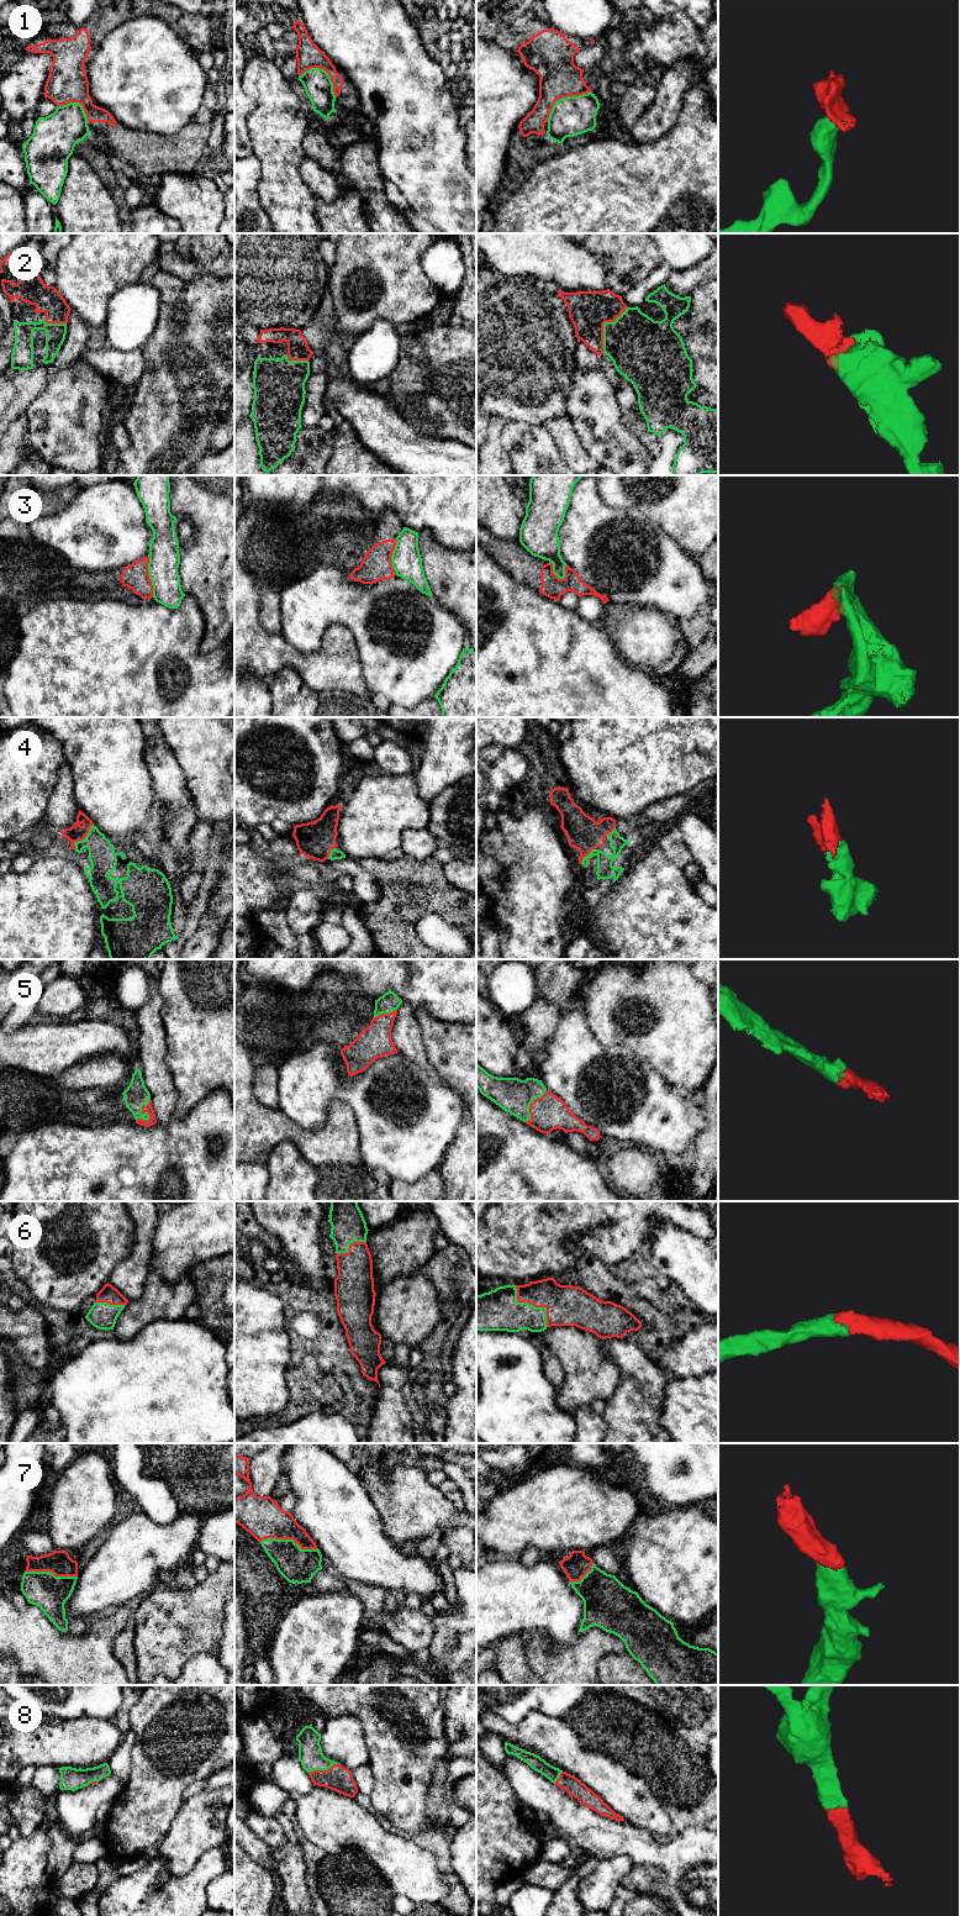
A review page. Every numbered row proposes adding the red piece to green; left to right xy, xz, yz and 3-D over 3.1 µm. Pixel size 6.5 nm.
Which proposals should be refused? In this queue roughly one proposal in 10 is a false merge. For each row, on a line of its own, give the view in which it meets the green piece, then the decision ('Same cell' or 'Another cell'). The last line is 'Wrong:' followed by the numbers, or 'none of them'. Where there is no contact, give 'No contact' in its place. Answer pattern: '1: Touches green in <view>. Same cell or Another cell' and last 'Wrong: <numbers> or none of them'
1: Touches green in yz. Another cell
2: Touches green in yz. Same cell
3: Touches green in xy. Another cell
4: Touches green in xy. Same cell
5: Touches green in xy. Same cell
6: Touches green in yz. Same cell
7: Touches green in xz. Same cell
8: Touches green in xz. Same cell
Wrong: 1, 3

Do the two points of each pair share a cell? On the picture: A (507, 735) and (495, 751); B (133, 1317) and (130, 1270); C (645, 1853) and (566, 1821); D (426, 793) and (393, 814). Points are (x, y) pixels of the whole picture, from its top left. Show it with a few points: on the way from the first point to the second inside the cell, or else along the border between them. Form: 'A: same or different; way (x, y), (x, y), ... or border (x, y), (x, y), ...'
A: different; border (489, 745), (501, 745), (507, 748)
B: different; border (148, 1275), (144, 1291), (128, 1301)
C: same; way (626, 1840), (600, 1837), (586, 1826)
D: different; border (412, 773), (416, 780), (416, 793), (428, 803)

